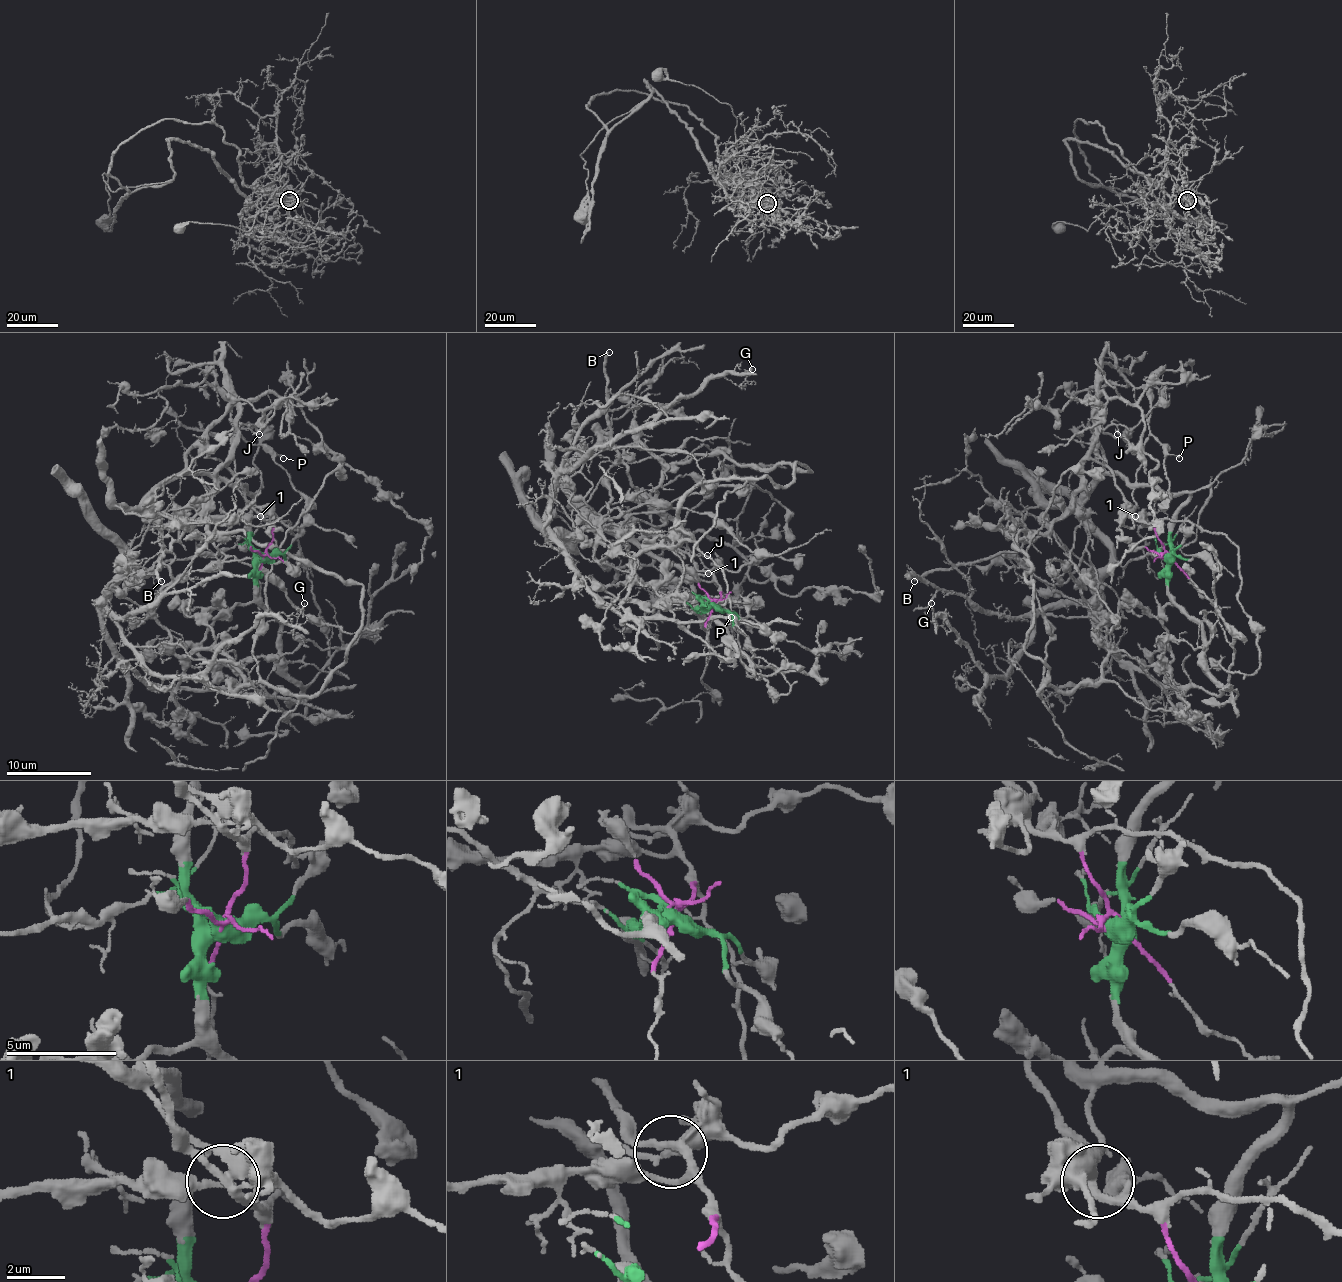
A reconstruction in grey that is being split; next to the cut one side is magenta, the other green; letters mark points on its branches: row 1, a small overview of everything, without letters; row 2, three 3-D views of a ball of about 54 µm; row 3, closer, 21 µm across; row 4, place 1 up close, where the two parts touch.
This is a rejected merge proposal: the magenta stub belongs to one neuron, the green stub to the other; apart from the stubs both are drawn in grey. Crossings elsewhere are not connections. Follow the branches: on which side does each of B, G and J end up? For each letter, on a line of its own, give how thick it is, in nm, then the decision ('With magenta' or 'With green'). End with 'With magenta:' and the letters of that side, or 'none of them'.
B: Thickness 280 nm. With magenta
G: Thickness 100 nm. With green
J: Thickness 100 nm. With magenta
With magenta: B, J

